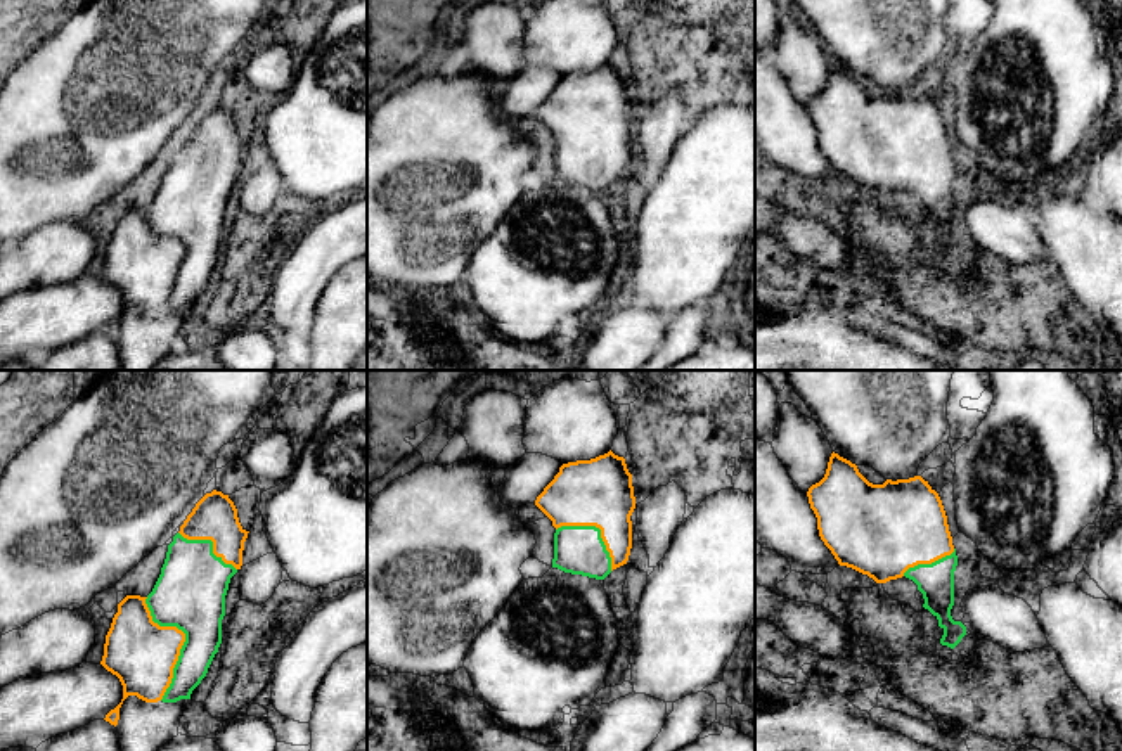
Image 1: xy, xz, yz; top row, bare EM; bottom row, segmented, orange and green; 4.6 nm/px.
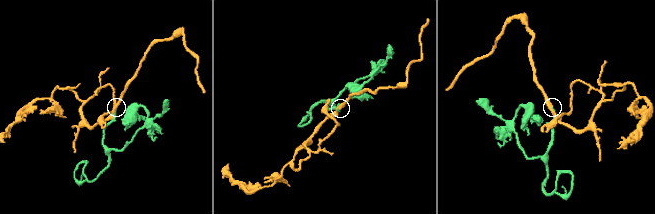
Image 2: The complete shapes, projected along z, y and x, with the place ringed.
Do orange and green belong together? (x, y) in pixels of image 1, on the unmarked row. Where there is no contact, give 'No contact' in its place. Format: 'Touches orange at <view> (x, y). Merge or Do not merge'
Touches orange at xy (184, 253). Merge

